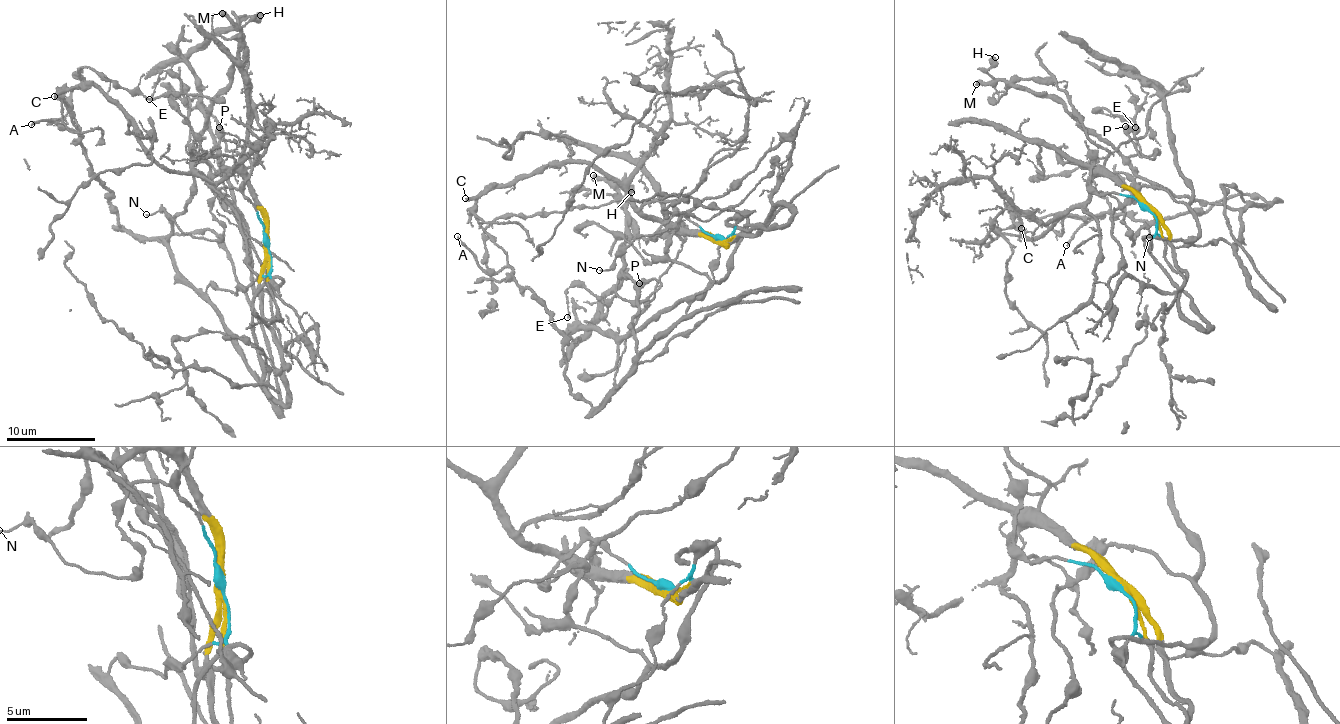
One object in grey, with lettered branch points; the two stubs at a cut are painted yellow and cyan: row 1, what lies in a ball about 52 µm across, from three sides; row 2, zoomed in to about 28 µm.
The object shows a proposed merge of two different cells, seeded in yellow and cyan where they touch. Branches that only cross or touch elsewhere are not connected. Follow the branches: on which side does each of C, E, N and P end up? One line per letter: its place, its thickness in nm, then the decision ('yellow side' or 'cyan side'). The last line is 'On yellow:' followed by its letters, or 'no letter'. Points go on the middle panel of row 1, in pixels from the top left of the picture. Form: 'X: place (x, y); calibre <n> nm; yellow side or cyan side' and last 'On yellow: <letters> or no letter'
C: place (465, 198); calibre 280 nm; yellow side
E: place (567, 317); calibre 140 nm; cyan side
N: place (599, 270); calibre 100 nm; cyan side
P: place (639, 283); calibre 600 nm; cyan side
On yellow: C

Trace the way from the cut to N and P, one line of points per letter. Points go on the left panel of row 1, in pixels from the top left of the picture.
N: (267, 245), (242, 191), (223, 187), (213, 198), (222, 231), (214, 239), (186, 234), (163, 210), (145, 213)
P: (267, 245), (271, 271), (236, 295), (178, 271), (168, 242), (193, 188), (186, 149), (223, 174), (218, 126)

